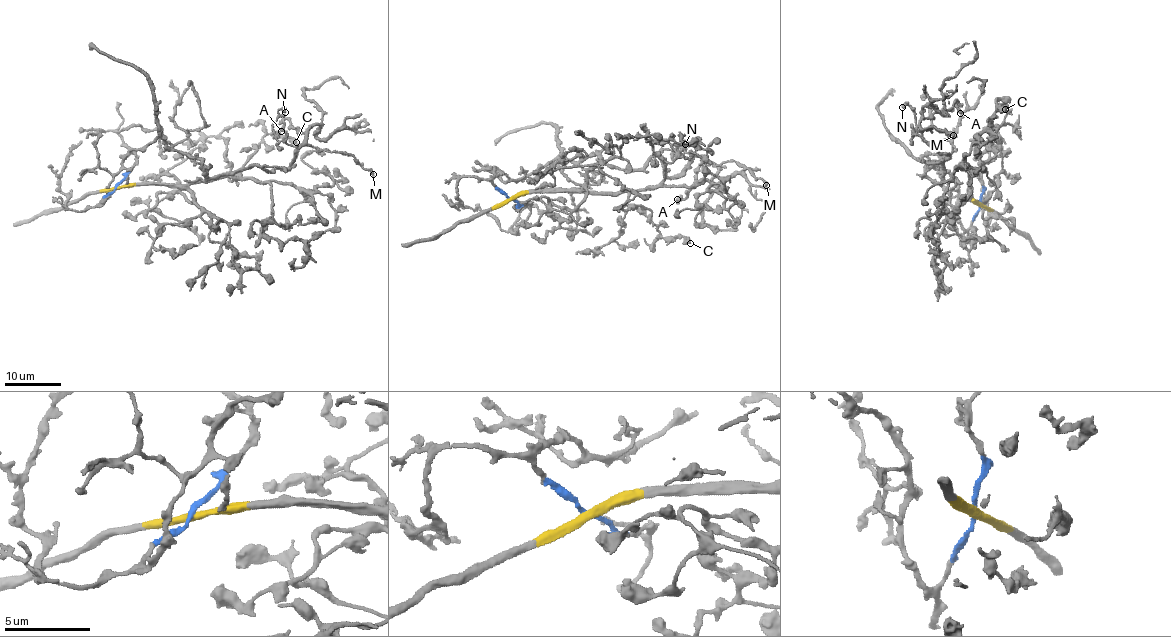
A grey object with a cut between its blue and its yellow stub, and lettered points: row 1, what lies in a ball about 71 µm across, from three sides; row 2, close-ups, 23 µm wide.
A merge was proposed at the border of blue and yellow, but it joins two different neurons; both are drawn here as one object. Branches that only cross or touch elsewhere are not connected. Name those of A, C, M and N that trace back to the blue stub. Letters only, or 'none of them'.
A, M, N

